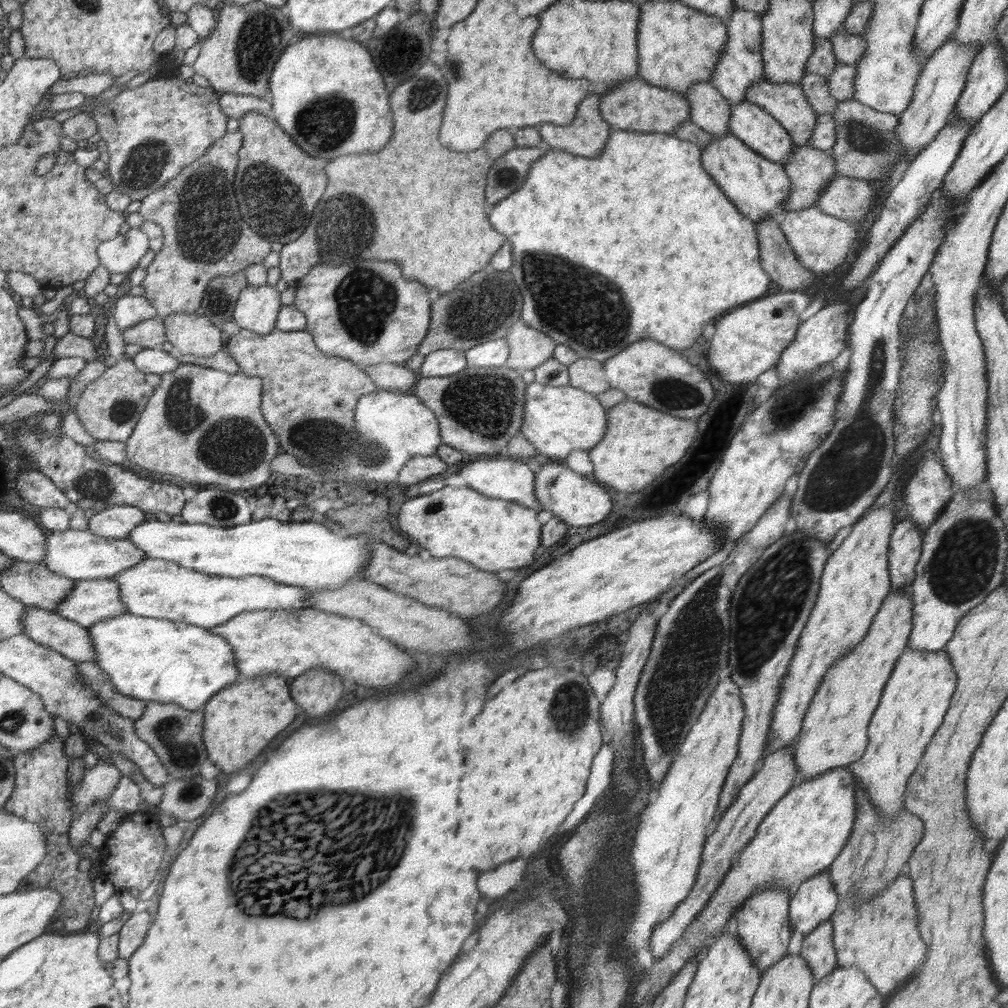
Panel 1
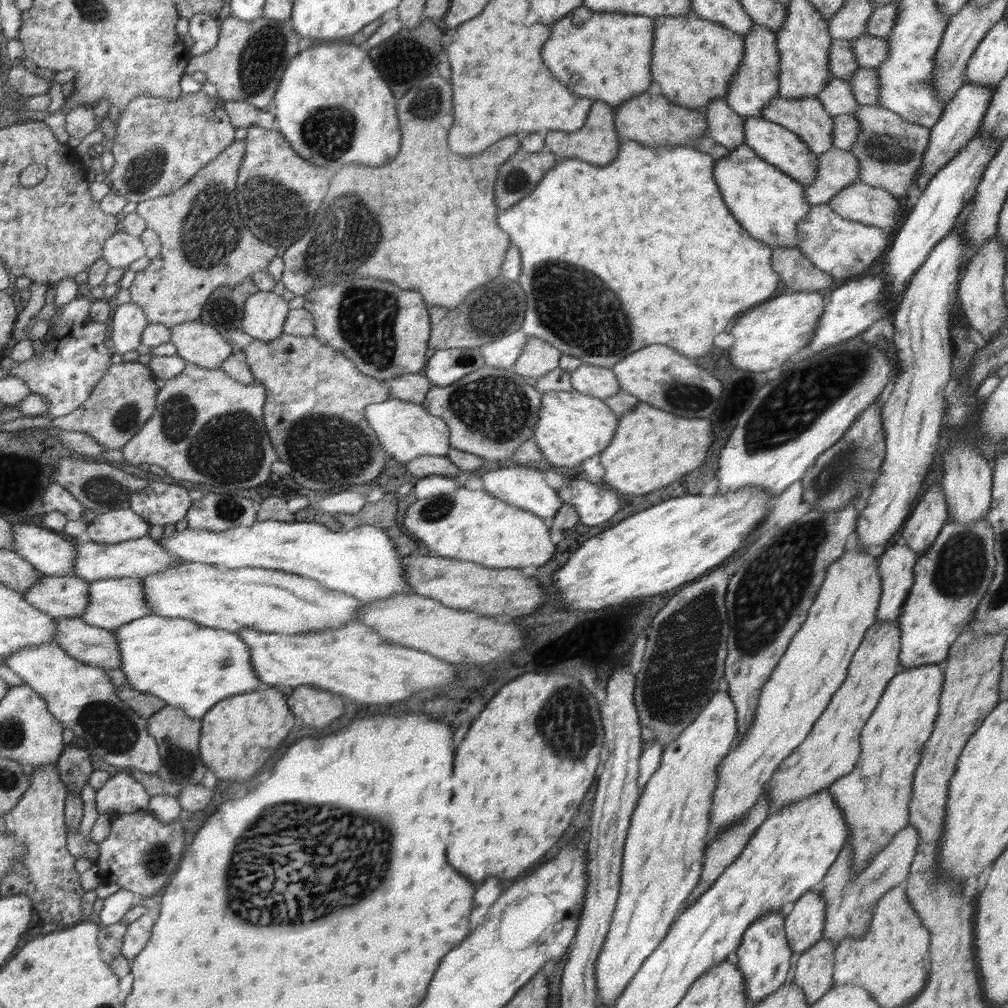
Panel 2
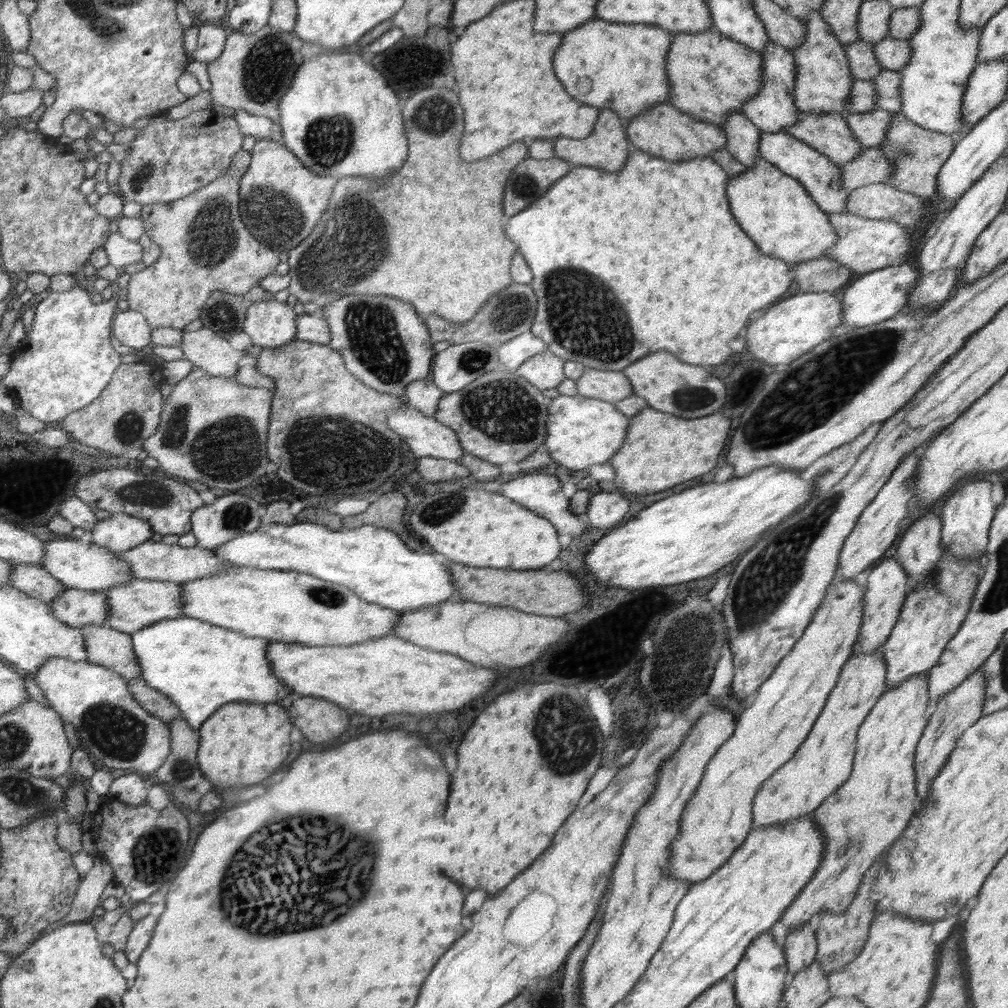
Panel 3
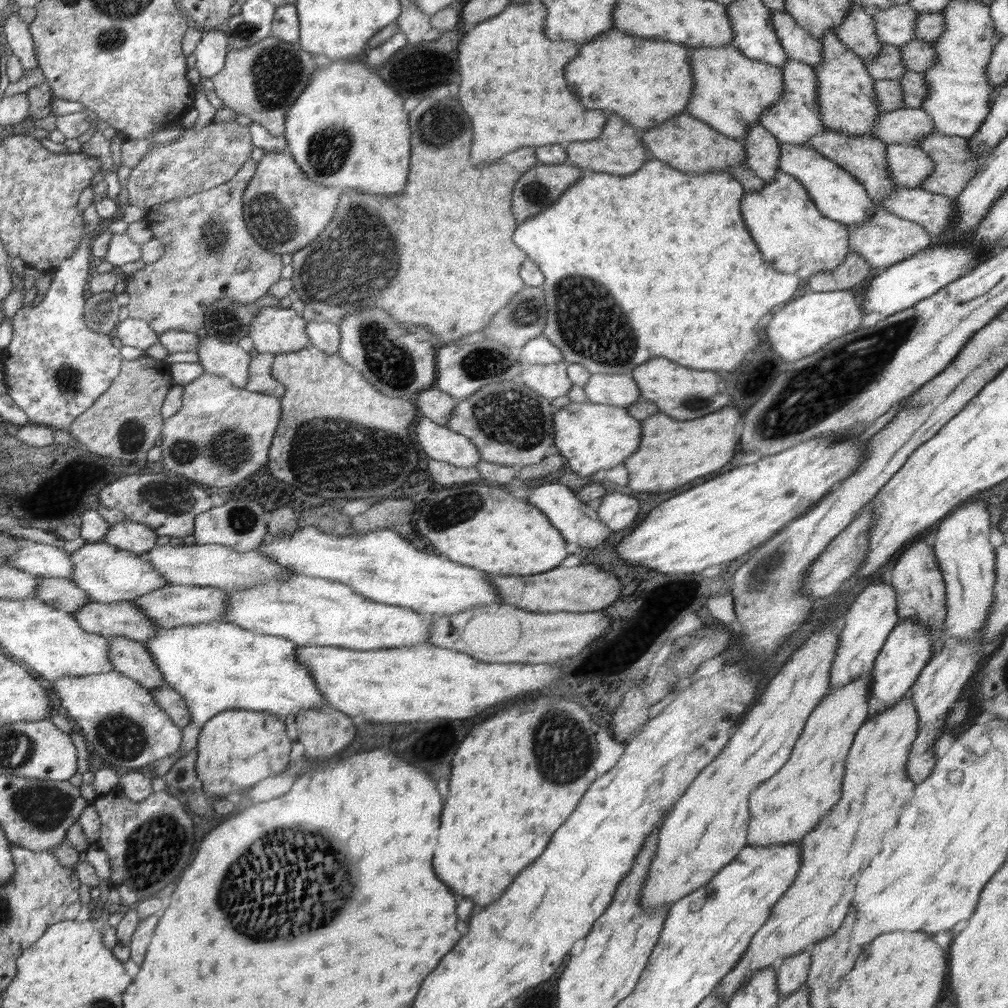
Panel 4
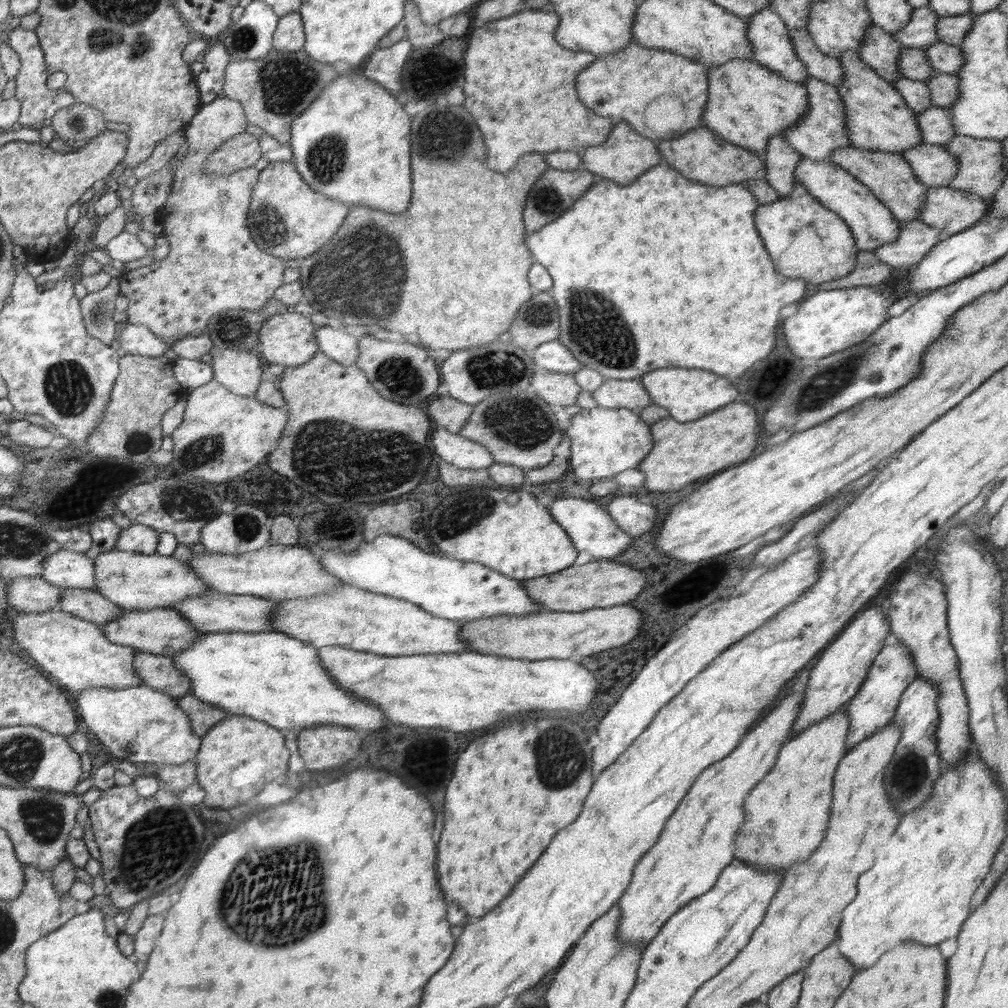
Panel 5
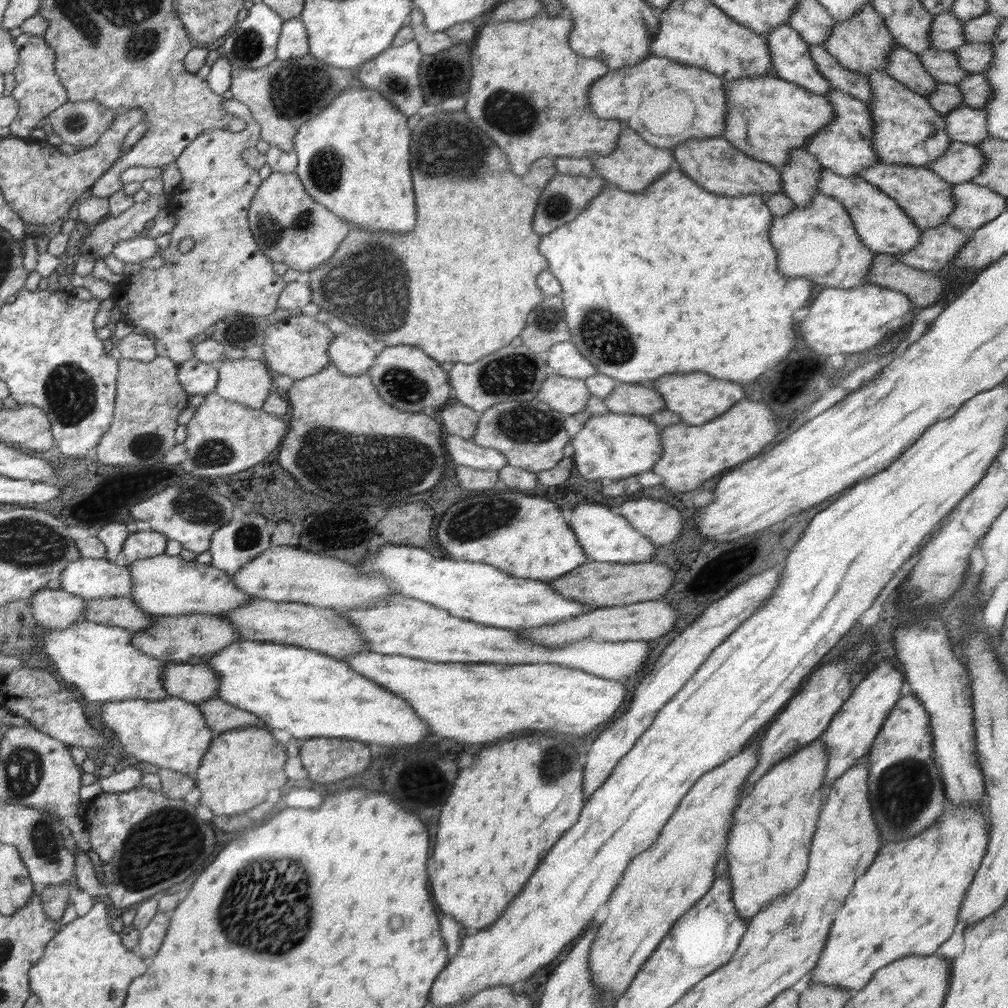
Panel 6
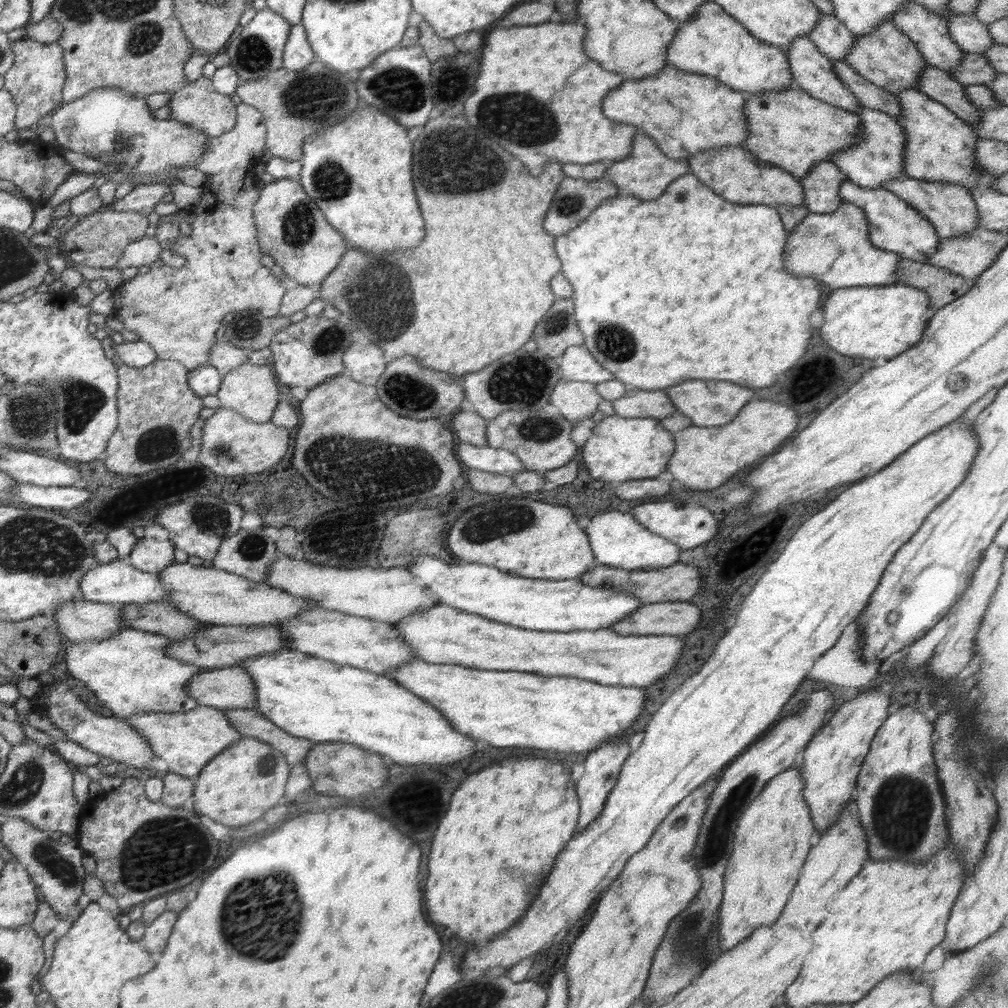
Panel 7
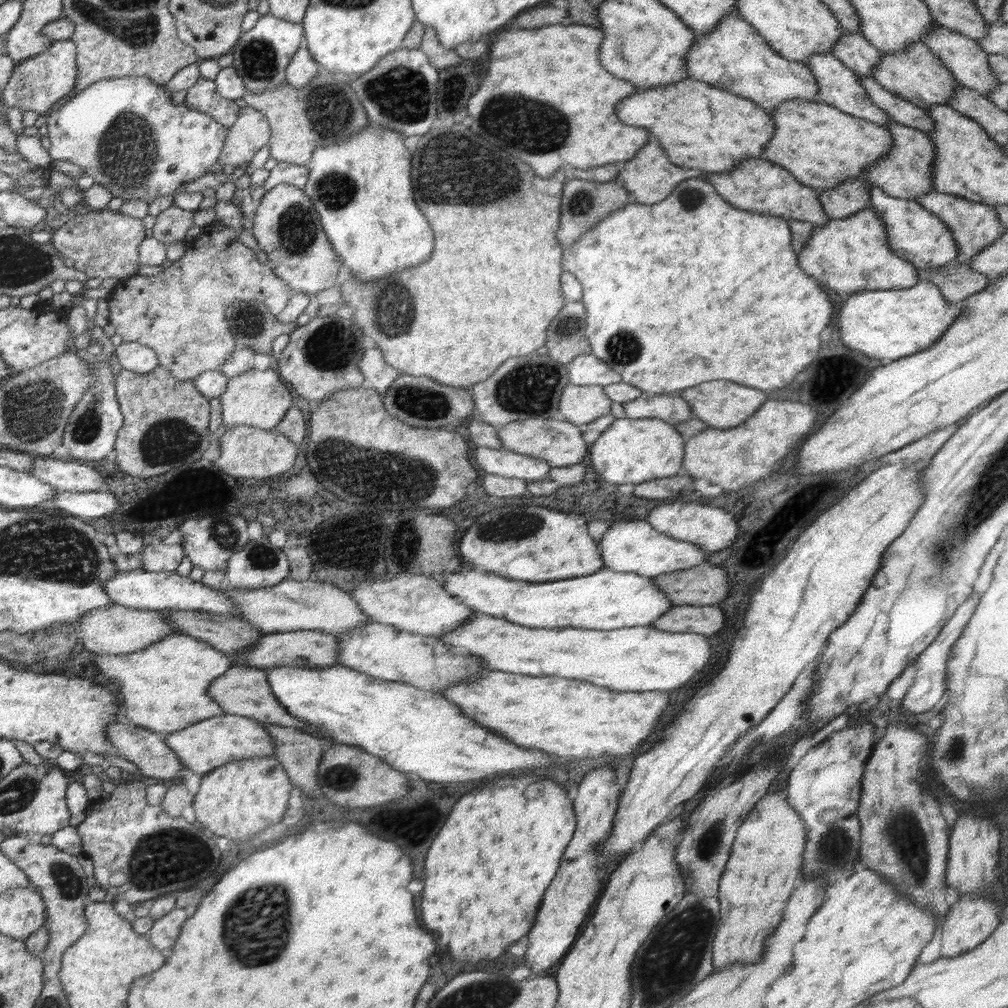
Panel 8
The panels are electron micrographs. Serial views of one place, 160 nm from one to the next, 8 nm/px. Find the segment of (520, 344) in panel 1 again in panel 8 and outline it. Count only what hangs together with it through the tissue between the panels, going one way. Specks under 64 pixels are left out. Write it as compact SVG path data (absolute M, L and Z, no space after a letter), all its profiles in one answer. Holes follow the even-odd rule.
M568 384L559 398L558 417L577 425L587 425L609 414L612 404L608 395L604 394L603 386Z

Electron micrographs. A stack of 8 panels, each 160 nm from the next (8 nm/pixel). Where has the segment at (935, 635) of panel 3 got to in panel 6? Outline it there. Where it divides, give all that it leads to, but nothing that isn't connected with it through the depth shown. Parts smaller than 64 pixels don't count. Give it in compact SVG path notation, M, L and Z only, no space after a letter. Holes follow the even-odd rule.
M882 659L853 688L850 698L840 707L840 710L830 721L828 728L820 736L828 755L828 764L823 780L824 790L830 788L831 784L842 773L850 770L858 759L869 754L869 750L884 721L888 718L890 711L905 690L905 674L895 669L888 659Z

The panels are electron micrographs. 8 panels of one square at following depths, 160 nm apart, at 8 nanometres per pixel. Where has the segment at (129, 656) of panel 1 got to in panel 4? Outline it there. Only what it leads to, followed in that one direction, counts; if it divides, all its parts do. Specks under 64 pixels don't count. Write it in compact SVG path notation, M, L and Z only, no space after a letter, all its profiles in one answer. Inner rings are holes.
M220 621L160 629L156 636L144 643L163 674L163 684L181 694L191 718L182 729L181 748L152 762L146 769L151 776L164 776L179 758L195 749L203 725L215 714L246 709L288 718L300 709L317 709L326 705L308 665L297 661L295 650L299 646L287 638Z

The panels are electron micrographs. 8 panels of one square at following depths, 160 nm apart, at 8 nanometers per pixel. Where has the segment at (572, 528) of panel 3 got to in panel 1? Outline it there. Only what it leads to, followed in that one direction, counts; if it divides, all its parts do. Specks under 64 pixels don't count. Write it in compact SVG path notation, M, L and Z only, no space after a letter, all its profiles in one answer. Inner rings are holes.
M475 457L454 469L462 476L468 488L478 491L489 498L498 498L502 500L515 501L521 505L527 506L532 510L542 509L540 500L536 499L536 479L534 472L528 468L528 464L514 459L496 457Z

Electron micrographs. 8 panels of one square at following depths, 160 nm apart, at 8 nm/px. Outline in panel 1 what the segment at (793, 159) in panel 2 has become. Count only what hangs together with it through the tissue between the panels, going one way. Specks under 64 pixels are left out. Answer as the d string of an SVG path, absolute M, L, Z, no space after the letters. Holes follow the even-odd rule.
M742 101L731 105L730 133L772 162L784 164L795 152L788 132L756 103Z

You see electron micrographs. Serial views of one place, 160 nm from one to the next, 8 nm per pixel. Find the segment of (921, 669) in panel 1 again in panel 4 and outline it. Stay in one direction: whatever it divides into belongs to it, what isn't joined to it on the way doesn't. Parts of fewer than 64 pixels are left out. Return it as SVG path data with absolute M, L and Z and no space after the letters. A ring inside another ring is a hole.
M906 693L902 699L896 701L896 704L869 718L857 730L848 756L845 758L845 773L840 800L799 843L801 846L799 872L797 872L791 887L774 905L766 924L755 934L754 940L751 941L739 964L721 980L719 983L720 990L712 992L721 1001L730 1003L729 998L734 996L738 990L742 990L744 984L748 984L748 979L751 979L754 972L773 966L775 960L784 962L786 958L798 954L801 950L806 949L808 945L813 945L838 930L838 926L842 924L848 910L850 910L850 900L852 900L852 894L854 894L854 886L858 882L856 880L858 874L880 852L883 837L898 824L905 806L913 797L915 784L906 774L906 765L909 750L916 738L918 727L919 716L916 707L910 694Z

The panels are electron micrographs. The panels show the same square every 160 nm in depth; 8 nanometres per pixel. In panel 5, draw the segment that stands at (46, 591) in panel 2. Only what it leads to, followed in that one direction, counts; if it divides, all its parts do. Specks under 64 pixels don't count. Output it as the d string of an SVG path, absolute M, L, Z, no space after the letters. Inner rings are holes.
M155 608L152 610L124 610L124 612L113 621L103 624L104 635L113 643L155 655L174 656L176 653L191 647L191 644L204 633L196 631L183 614L170 608Z

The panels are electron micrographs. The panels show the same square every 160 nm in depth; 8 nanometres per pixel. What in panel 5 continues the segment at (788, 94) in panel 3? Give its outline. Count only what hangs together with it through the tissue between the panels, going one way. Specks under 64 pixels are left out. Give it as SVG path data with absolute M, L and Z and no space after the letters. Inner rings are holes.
M806 77L800 82L807 90L808 110L800 120L782 130L782 138L804 157L815 161L830 161L833 150L847 147L850 139L845 129L845 112L837 87L816 77Z

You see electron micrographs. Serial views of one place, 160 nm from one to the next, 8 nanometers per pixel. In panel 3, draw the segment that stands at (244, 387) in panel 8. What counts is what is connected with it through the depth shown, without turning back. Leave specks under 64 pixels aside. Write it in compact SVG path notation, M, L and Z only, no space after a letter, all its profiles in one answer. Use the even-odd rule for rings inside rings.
M204 327L191 332L183 331L180 347L186 360L218 377L232 377L238 374L246 353L234 350L224 340L224 336L218 338L215 332Z

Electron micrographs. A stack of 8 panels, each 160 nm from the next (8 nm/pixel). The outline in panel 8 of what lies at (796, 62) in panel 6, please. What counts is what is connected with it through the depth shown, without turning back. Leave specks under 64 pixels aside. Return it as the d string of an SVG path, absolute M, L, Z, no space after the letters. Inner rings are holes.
M814 53L808 57L804 64L812 71L818 85L817 95L815 96L816 101L829 104L846 114L863 118L882 126L887 126L888 123L894 121L881 108L872 104L864 87L859 83L860 75L842 64L832 53Z

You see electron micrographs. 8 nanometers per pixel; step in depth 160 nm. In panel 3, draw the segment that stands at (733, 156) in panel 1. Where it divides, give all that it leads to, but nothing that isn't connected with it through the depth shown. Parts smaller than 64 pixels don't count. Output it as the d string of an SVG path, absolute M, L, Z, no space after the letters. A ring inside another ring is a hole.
M762 157L754 161L753 165L747 167L743 173L730 178L727 182L727 198L730 200L731 211L736 222L758 244L759 249L765 255L781 258L788 266L826 256L825 252L836 244L837 234L829 218L813 201L800 181L784 174Z

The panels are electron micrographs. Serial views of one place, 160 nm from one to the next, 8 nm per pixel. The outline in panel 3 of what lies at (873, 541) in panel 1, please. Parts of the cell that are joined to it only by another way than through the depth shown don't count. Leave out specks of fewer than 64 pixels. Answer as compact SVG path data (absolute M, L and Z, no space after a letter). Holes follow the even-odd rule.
M840 571L835 574L834 580L829 584L830 590L834 590L830 594L830 599L826 600L826 597L823 598L822 602L817 606L815 613L812 617L812 622L808 624L805 632L802 633L802 636L794 643L792 650L782 658L778 663L778 666L774 669L774 672L768 677L767 681L764 681L760 686L758 692L754 695L752 699L752 704L748 709L745 709L744 712L740 715L740 720L737 721L735 732L733 736L730 737L719 749L719 752L715 754L713 760L708 764L707 769L704 770L705 774L701 784L697 787L697 792L693 798L689 799L689 804L685 806L684 813L681 815L681 832L679 836L675 837L675 842L672 844L672 857L669 860L669 875L681 881L689 882L690 884L699 883L700 881L706 881L708 877L712 876L719 867L726 864L730 860L732 853L739 848L740 845L747 838L747 834L753 830L753 800L756 796L756 793L760 790L761 784L768 780L779 770L785 762L788 762L796 751L799 749L799 746L806 740L808 733L812 730L816 719L820 716L824 705L826 704L829 694L832 692L832 689L836 686L838 677L840 676L841 670L843 669L844 664L848 662L849 657L852 655L853 646L859 637L860 625L863 621L863 596L865 586L858 585L854 579L843 579L840 576Z

